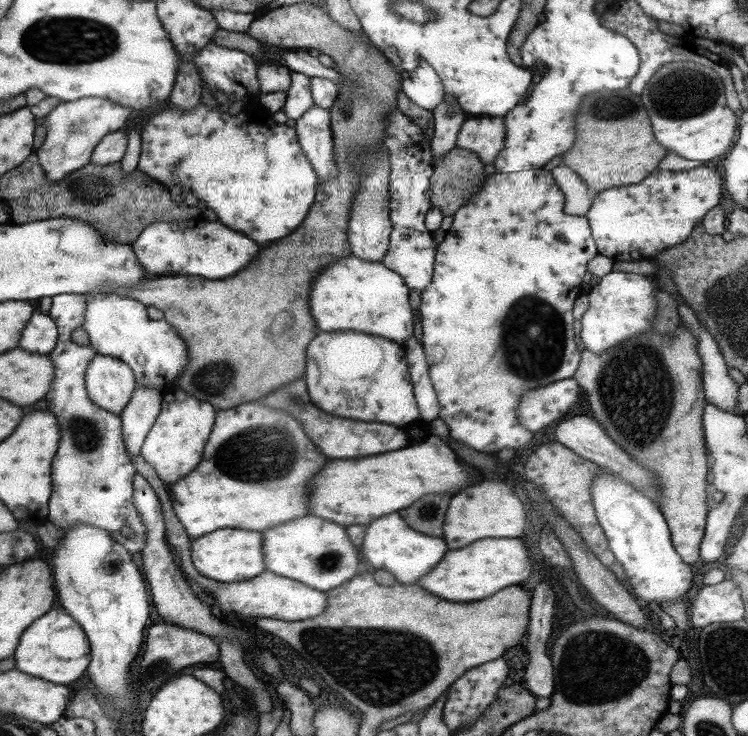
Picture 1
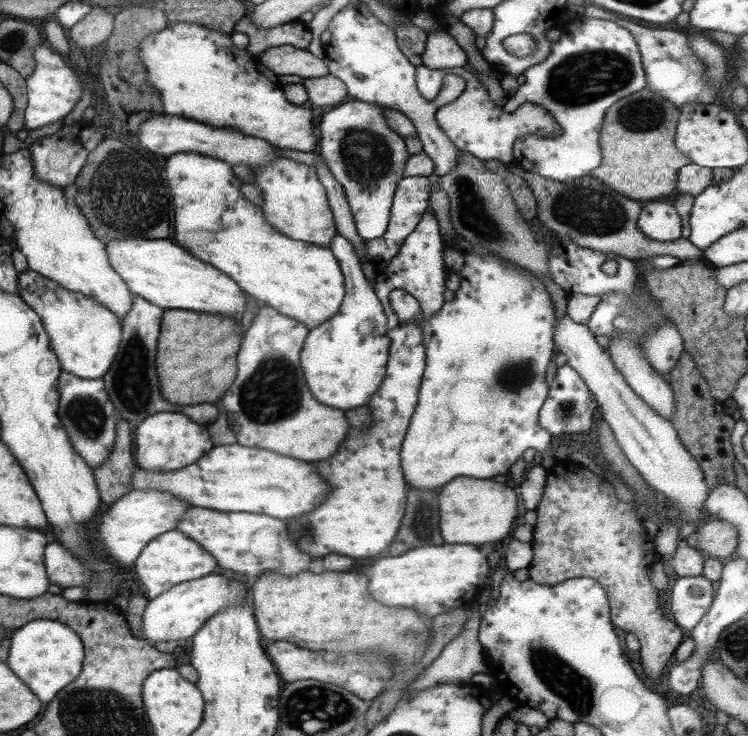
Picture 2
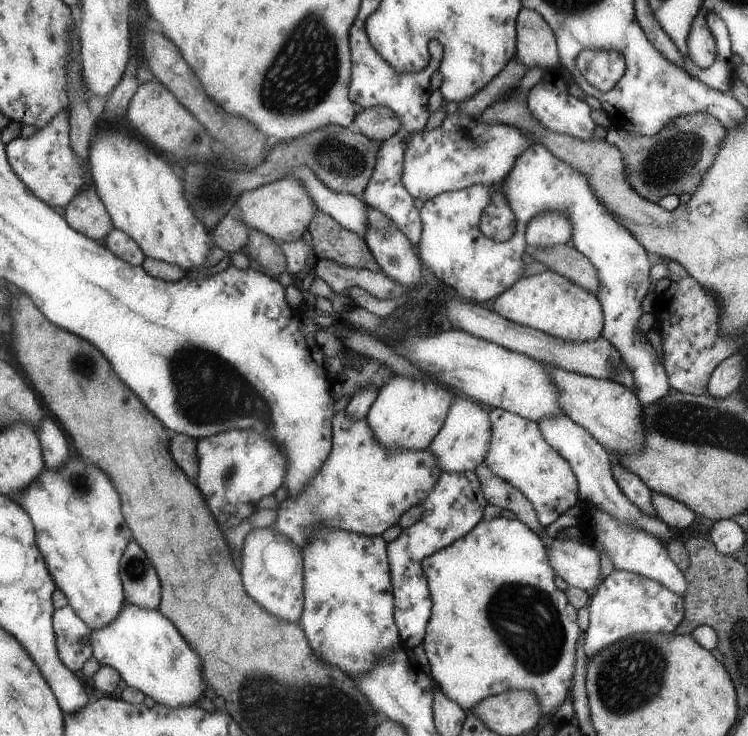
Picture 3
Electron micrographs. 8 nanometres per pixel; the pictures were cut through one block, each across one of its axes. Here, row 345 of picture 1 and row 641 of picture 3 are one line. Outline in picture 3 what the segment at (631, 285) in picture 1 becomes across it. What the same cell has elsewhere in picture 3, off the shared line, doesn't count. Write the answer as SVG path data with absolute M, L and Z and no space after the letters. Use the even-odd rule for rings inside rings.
M613 570L597 588L595 596L589 600L589 626L583 634L583 660L591 660L599 650L605 646L611 646L617 640L629 638L633 634L653 632L653 634L673 634L679 622L683 620L685 598L681 594L675 594L667 586L661 586L659 582L631 574Z

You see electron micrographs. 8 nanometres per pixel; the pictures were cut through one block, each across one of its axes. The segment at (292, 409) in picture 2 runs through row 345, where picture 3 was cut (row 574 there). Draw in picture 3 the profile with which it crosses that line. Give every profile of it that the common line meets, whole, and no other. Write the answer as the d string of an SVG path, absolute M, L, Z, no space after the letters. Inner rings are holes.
M251 530L245 538L241 552L241 580L245 592L267 612L283 620L299 620L303 614L303 552L293 546L285 536L273 530Z

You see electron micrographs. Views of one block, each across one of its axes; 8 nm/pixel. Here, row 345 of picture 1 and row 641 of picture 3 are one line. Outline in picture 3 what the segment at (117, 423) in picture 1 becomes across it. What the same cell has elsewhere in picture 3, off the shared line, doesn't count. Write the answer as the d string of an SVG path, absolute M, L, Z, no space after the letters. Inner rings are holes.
M67 604L59 610L53 612L53 628L55 628L55 638L57 638L57 648L59 648L59 658L69 670L79 670L81 664L91 656L89 646L77 646L75 638L83 632L91 632L87 624L75 614L75 610Z

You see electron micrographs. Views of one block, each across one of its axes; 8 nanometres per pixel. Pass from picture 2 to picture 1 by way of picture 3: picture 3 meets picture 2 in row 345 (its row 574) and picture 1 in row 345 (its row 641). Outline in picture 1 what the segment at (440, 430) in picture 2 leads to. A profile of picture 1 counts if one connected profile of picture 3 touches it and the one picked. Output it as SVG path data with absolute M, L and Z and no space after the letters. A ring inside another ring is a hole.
M539 168L539 170L527 170L527 172L509 172L509 174L487 174L487 180L483 182L483 188L471 196L455 214L453 214L453 224L449 232L445 232L445 240L437 246L435 252L435 266L433 266L433 278L429 286L421 292L421 346L427 356L427 368L429 368L429 378L433 384L433 390L437 394L437 404L439 404L439 420L443 420L449 428L449 436L453 440L459 440L459 444L469 446L477 452L497 452L497 450L513 450L513 448L523 448L525 444L531 442L533 432L529 432L521 422L519 422L519 400L525 396L525 392L545 388L547 384L555 384L557 380L573 378L573 372L579 366L579 350L573 334L573 302L577 296L583 294L583 276L587 272L587 262L595 258L597 244L591 236L589 222L585 216L571 216L563 212L565 208L565 194L557 186L555 178L551 172Z

